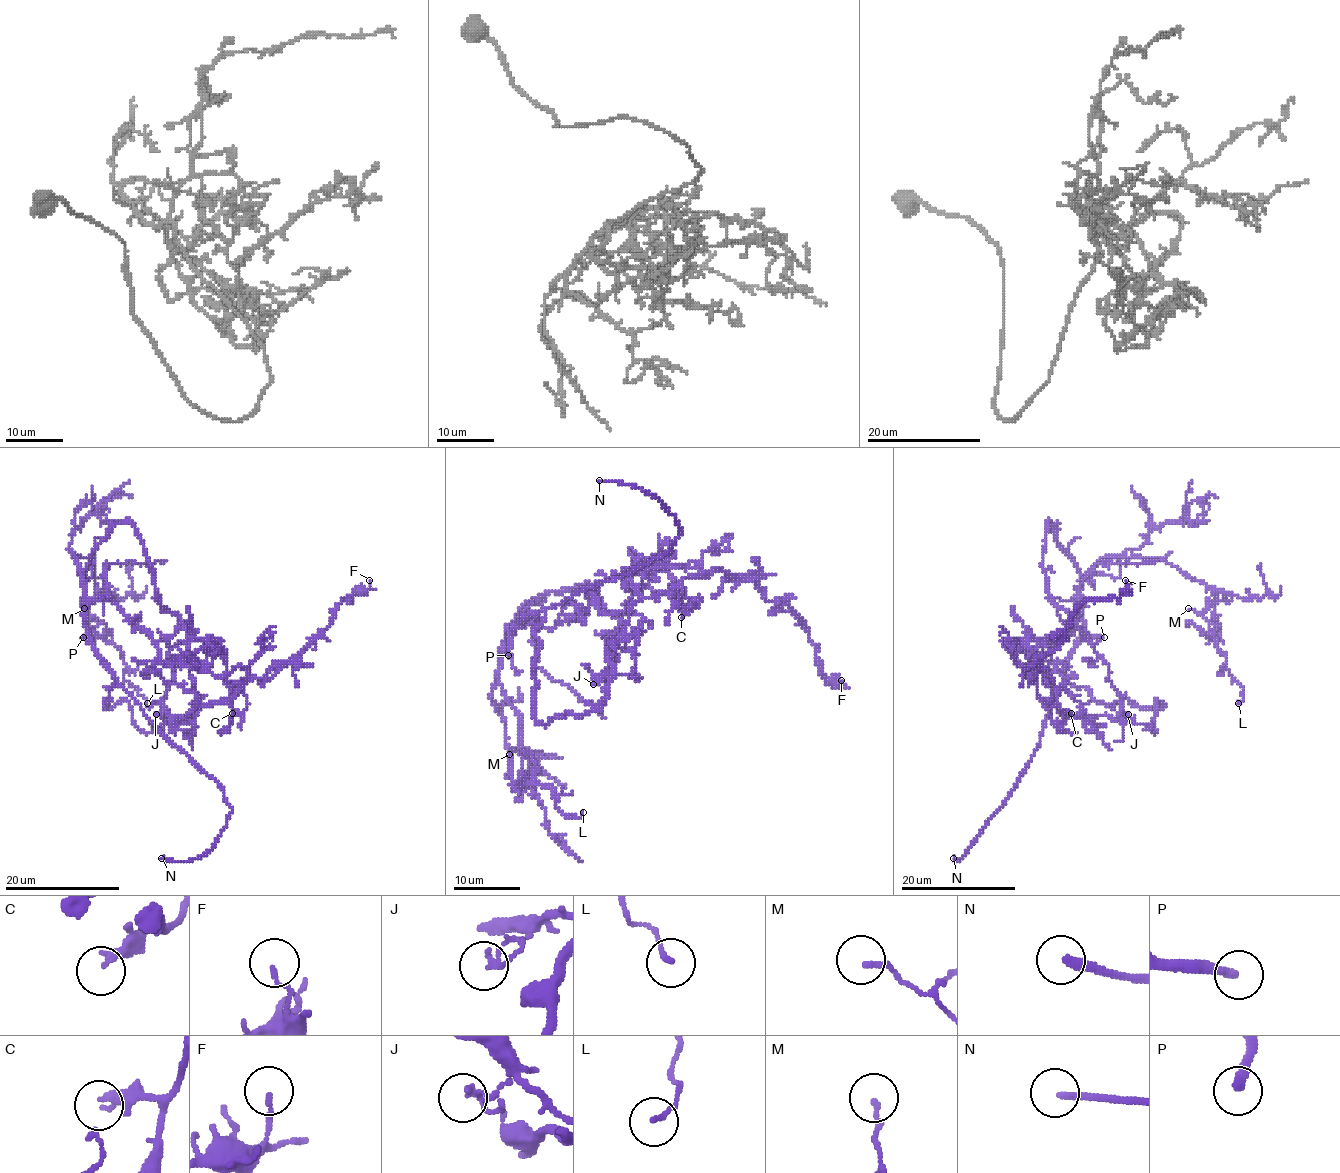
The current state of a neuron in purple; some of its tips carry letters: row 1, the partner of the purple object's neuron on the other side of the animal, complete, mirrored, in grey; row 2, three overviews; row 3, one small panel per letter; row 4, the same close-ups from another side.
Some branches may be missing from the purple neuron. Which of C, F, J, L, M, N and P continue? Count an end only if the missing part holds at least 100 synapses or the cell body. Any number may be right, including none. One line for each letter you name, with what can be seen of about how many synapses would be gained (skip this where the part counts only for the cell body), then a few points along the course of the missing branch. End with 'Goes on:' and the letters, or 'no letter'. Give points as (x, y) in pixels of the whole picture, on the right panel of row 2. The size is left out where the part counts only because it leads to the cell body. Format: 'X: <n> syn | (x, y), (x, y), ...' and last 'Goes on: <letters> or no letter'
N: (953, 858), (952, 829), (969, 785), (973, 746), (999, 716), (989, 666), (992, 649), (987, 644)
P: 250 syn | (1104, 637), (1121, 651), (1136, 680), (1168, 649), (1152, 639), (1171, 584), (1157, 574)
Goes on: N, P

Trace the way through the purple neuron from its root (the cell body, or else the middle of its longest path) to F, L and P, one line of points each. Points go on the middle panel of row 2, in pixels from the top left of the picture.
F: (553, 629), (581, 615), (603, 580), (624, 575), (659, 597), (725, 570), (781, 600), (820, 670), (841, 680)
L: (553, 629), (513, 625), (499, 654), (519, 720), (513, 784), (583, 812)
P: (553, 629), (541, 629), (533, 624), (514, 625), (511, 629), (508, 655)

